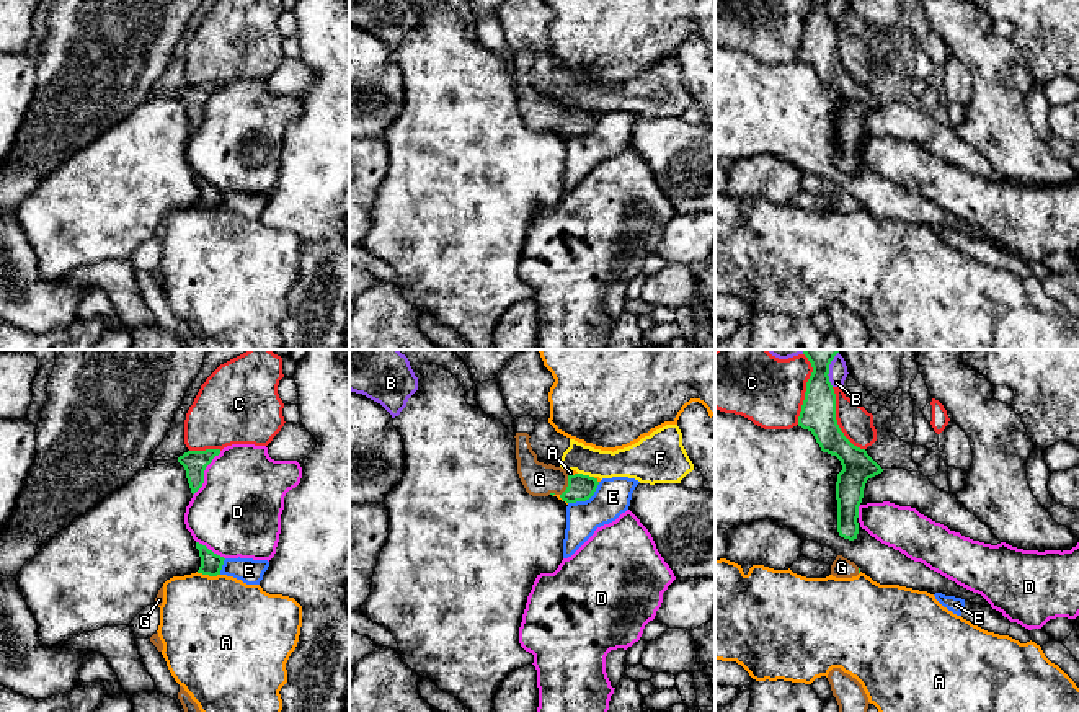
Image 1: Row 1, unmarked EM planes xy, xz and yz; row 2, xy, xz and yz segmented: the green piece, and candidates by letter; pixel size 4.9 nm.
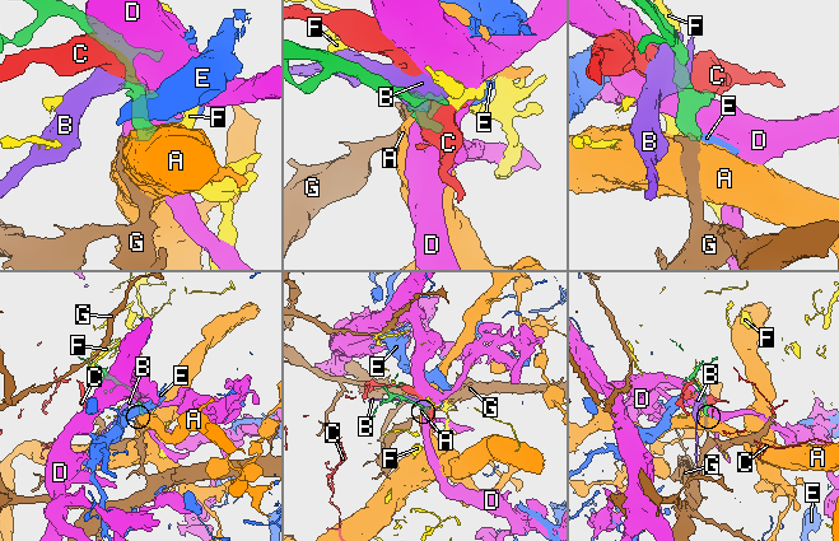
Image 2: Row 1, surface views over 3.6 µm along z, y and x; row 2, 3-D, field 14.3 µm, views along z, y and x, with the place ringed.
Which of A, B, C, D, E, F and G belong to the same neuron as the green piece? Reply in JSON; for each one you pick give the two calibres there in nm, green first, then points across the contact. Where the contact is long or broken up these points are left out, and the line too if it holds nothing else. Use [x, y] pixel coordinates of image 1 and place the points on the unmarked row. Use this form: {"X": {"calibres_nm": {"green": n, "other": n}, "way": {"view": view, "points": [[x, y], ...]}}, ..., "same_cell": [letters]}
{"G": {"calibres_nm": {"green": 130, "other": 160}, "way": {"view": "xz", "points": [[580, 121], [568, 120], [539, 113]]}}, "same_cell": ["G"]}

